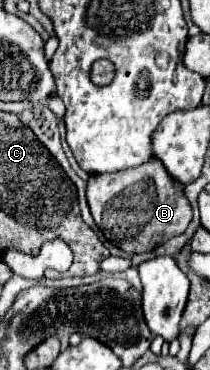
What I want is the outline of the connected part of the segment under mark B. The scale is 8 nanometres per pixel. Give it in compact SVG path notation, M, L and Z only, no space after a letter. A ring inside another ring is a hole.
M158 158L114 174L92 174L86 196L96 226L114 246L128 254L154 250L172 236L180 236L192 220L184 184L178 184Z

